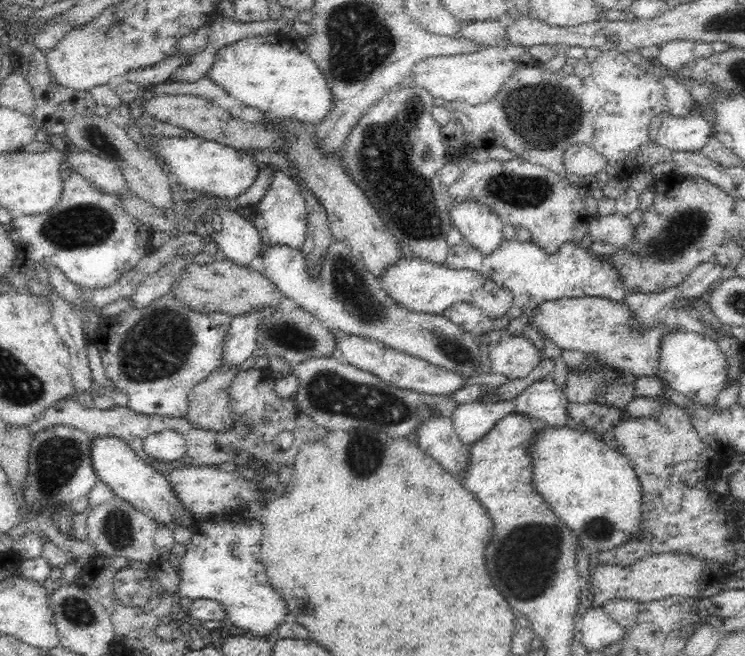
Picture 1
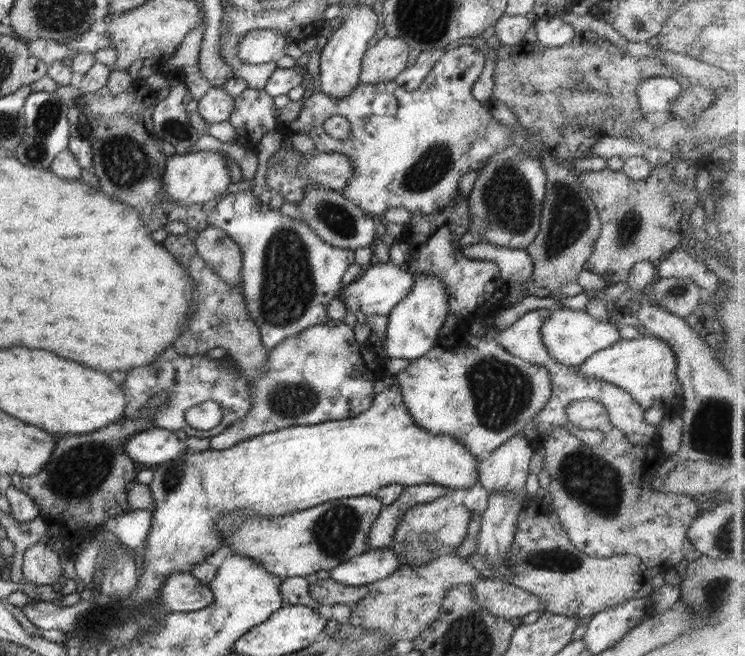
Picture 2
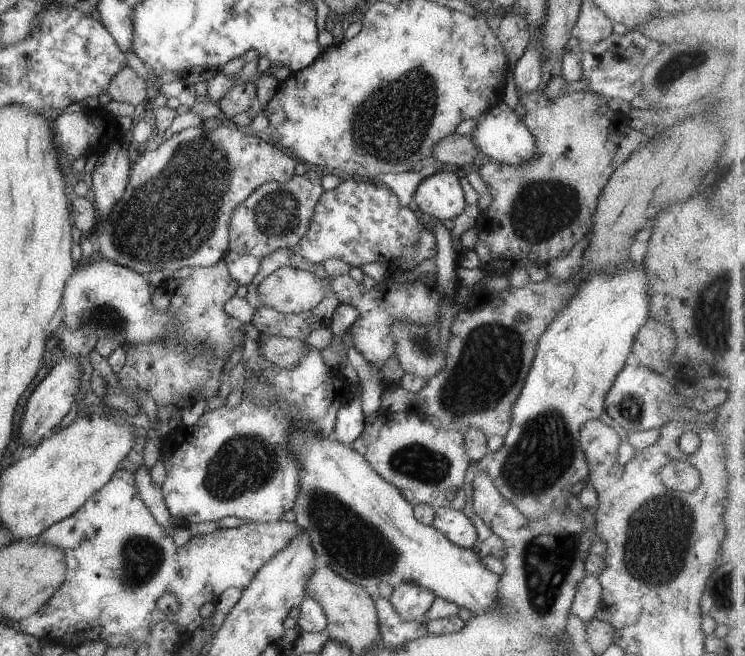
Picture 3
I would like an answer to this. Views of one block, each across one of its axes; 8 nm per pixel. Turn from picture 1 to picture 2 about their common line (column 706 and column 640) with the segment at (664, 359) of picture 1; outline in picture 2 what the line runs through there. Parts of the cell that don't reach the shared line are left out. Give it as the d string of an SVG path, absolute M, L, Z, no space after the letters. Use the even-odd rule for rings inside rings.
M643 333L638 339L622 339L609 348L590 356L578 366L584 377L611 383L626 391L642 408L660 408L663 416L680 415L682 412L682 389L676 377L676 357L672 348L657 337Z

